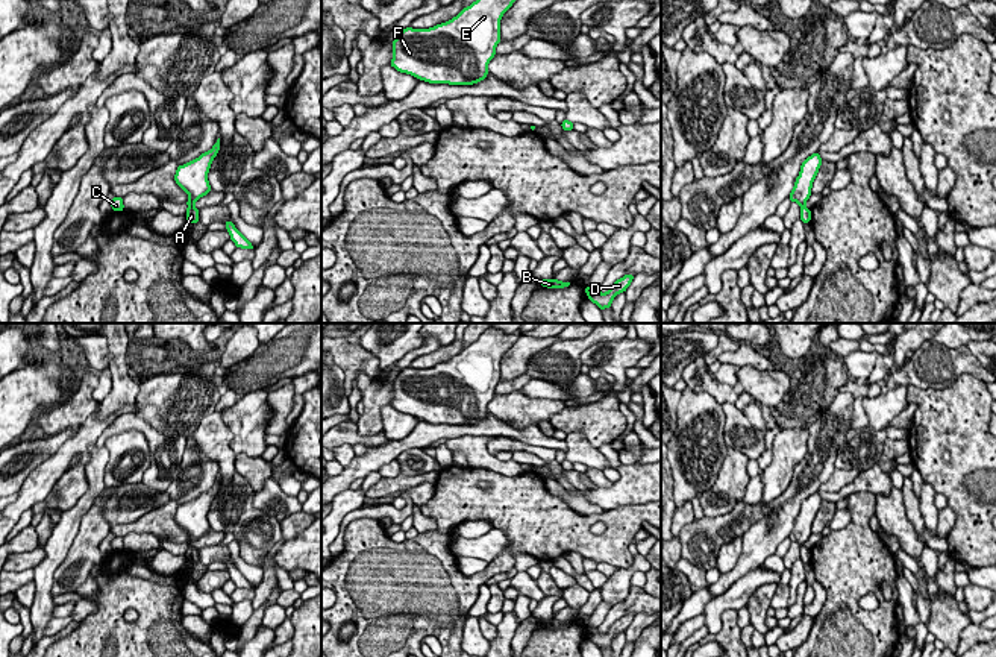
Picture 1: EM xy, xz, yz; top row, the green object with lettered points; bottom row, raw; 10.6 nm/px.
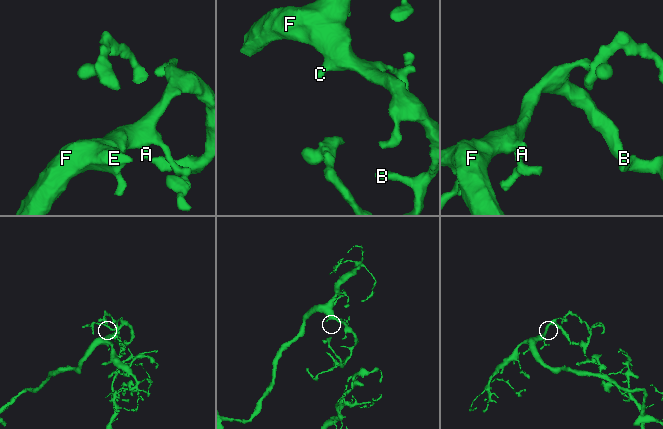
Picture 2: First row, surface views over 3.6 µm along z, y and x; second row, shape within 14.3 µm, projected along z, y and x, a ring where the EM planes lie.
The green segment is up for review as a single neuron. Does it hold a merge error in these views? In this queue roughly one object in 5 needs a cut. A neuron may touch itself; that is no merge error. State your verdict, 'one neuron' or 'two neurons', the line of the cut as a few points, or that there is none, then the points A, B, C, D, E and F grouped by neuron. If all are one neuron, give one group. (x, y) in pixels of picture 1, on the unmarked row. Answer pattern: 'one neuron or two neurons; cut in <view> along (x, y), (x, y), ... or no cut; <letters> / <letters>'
one neuron; no cut; A B C D E F

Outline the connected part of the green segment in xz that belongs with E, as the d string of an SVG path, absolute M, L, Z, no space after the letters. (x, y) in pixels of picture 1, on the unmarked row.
M488 328L446 363L400 370L393 381L390 405L429 423L473 425L484 420L500 382L502 355L520 335L520 329L506 334Z

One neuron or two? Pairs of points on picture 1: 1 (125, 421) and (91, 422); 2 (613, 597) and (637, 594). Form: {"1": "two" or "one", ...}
{"1": "two", "2": "two"}

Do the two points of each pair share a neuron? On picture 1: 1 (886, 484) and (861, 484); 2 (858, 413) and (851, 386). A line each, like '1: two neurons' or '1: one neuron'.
1: one neuron
2: two neurons

